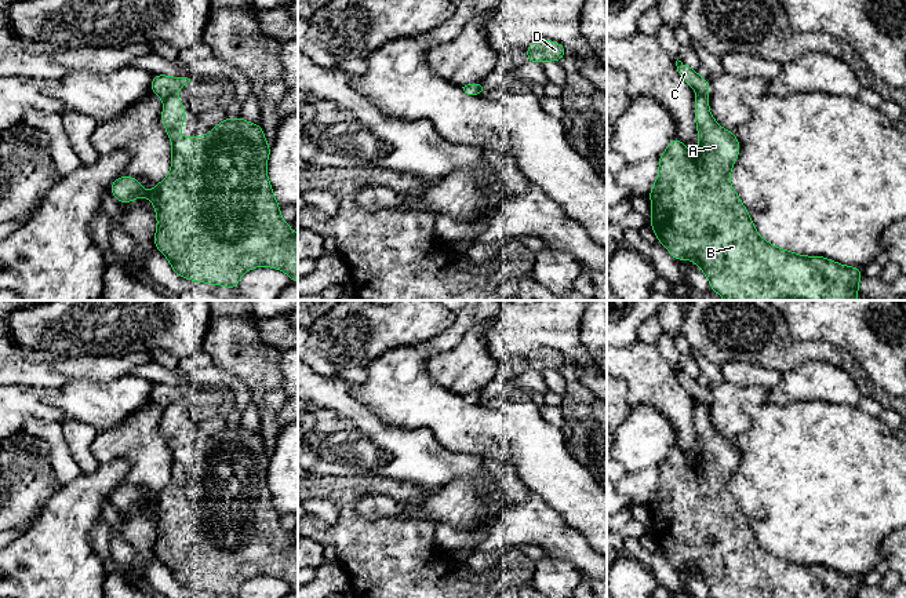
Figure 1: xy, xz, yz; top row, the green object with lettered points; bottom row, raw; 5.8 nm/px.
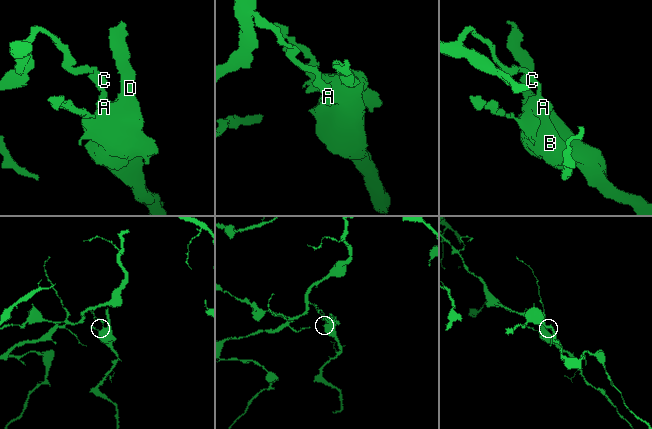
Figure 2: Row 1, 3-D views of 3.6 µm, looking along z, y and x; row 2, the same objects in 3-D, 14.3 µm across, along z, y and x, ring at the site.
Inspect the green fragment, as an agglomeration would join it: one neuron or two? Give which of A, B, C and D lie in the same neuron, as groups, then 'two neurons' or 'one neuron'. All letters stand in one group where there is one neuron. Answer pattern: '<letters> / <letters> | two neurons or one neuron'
A B D / C | two neurons

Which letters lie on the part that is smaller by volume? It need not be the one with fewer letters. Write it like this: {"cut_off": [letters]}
{"cut_off": ["A", "B", "D"]}

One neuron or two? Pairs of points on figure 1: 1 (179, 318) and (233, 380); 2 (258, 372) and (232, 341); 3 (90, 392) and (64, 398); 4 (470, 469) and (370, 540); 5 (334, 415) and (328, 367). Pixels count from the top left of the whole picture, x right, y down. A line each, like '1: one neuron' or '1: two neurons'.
1: two neurons
2: one neuron
3: one neuron
4: two neurons
5: two neurons

